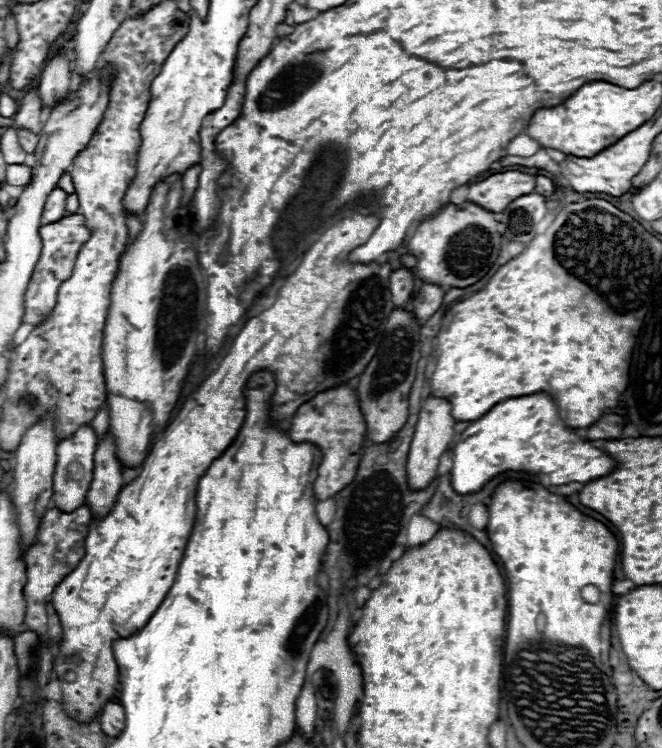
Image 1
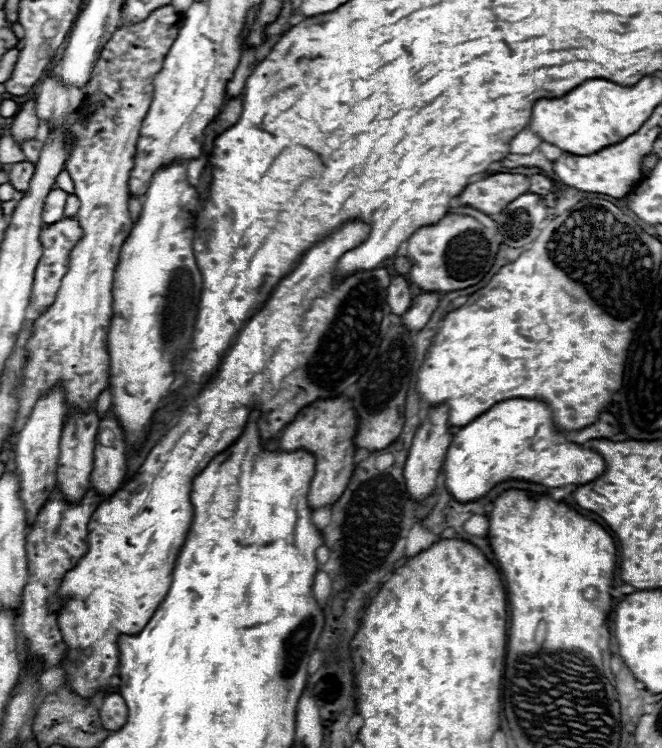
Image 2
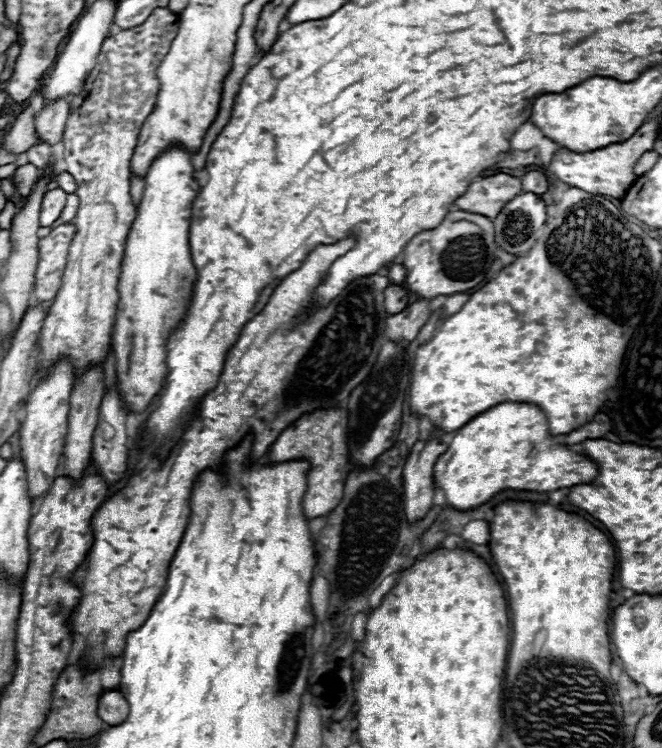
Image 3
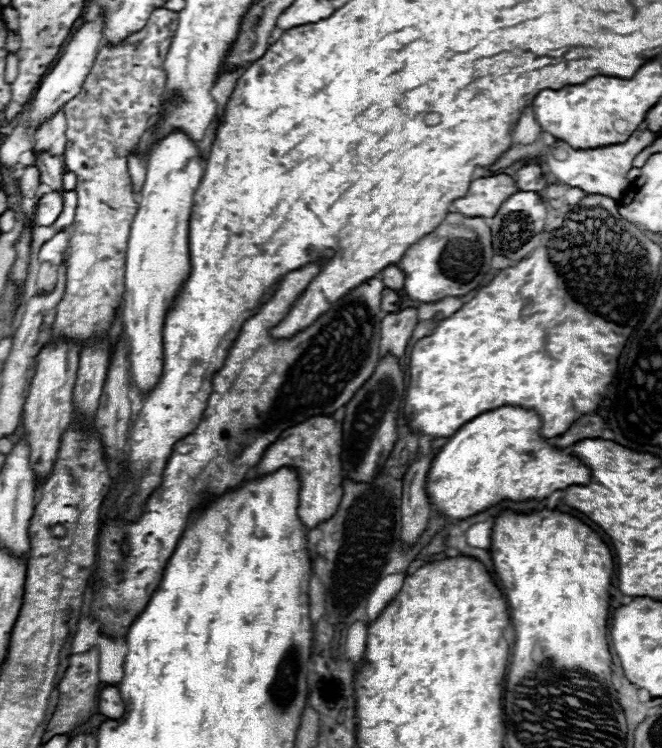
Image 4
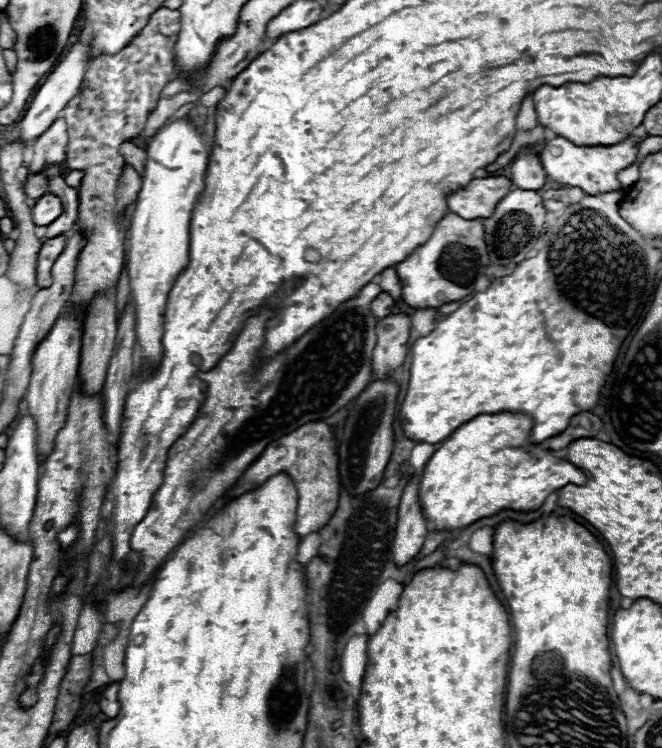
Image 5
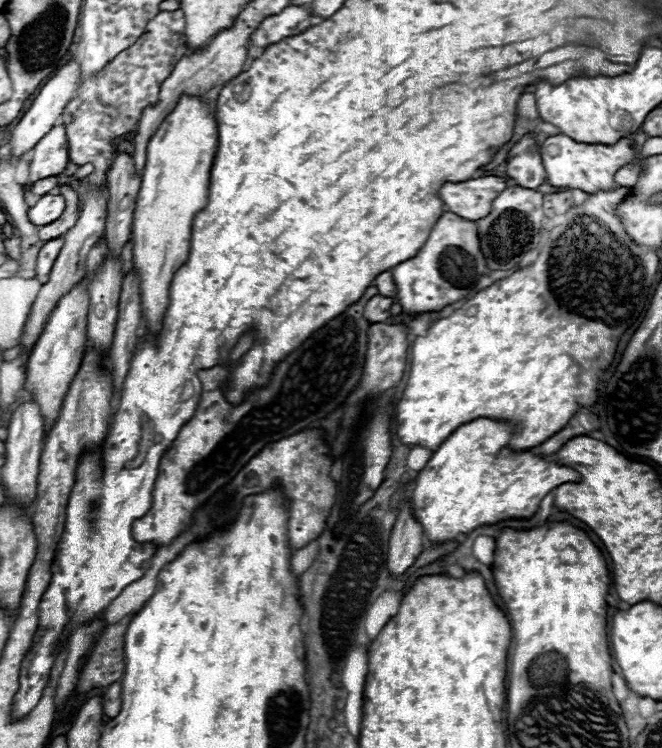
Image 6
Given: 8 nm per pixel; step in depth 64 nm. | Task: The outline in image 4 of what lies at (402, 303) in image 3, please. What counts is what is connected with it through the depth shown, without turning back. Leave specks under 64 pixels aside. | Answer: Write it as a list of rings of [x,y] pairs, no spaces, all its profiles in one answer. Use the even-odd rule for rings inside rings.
[[[384,288],[382,292],[382,302],[380,302],[380,308],[384,312],[396,312],[398,310],[398,302],[400,302],[400,296],[394,292],[394,290],[388,290]]]

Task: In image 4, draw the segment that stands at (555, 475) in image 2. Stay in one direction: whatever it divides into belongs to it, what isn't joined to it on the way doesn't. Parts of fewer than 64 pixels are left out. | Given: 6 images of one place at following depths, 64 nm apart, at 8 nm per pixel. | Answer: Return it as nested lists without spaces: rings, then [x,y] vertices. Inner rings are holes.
[[[516,406],[484,412],[460,426],[432,458],[426,476],[426,494],[434,510],[452,522],[458,522],[504,500],[544,500],[552,492],[572,484],[588,484],[588,468],[540,438],[540,426],[540,416],[534,410]]]

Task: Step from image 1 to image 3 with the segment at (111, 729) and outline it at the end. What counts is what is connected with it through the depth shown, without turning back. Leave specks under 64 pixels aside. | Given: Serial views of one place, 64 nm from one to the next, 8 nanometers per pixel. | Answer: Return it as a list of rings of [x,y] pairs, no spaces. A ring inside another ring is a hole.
[[[118,690],[102,692],[102,696],[98,700],[98,716],[110,726],[124,722],[128,716],[128,704],[126,704],[124,696]]]

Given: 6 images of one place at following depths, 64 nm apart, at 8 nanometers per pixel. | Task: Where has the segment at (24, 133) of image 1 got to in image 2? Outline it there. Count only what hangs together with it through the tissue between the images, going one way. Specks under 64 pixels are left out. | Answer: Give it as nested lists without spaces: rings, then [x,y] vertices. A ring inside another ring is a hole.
[[[28,140],[28,144],[24,144],[22,146],[22,152],[26,154],[26,158],[32,162],[32,164],[36,164],[38,162],[38,158],[40,158],[40,150],[42,150],[42,142],[40,140]]]

